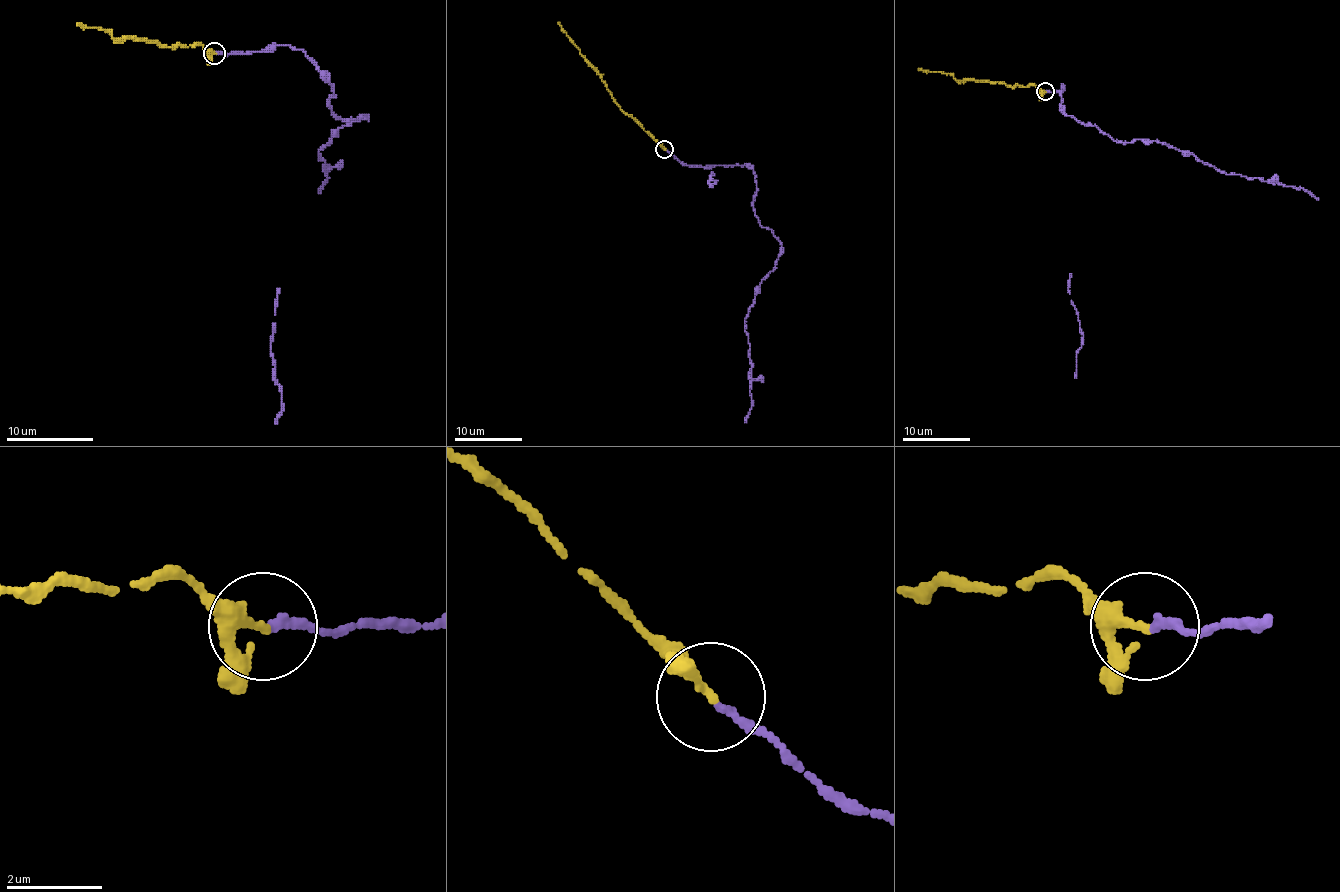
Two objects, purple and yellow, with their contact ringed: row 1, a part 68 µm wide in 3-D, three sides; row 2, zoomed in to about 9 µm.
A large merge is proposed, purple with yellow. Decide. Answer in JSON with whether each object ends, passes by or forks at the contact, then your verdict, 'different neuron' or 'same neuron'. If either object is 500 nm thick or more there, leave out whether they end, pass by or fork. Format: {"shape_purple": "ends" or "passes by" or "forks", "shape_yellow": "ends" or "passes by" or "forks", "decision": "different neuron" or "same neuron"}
{"shape_purple": "ends", "shape_yellow": "passes by", "decision": "same neuron"}

